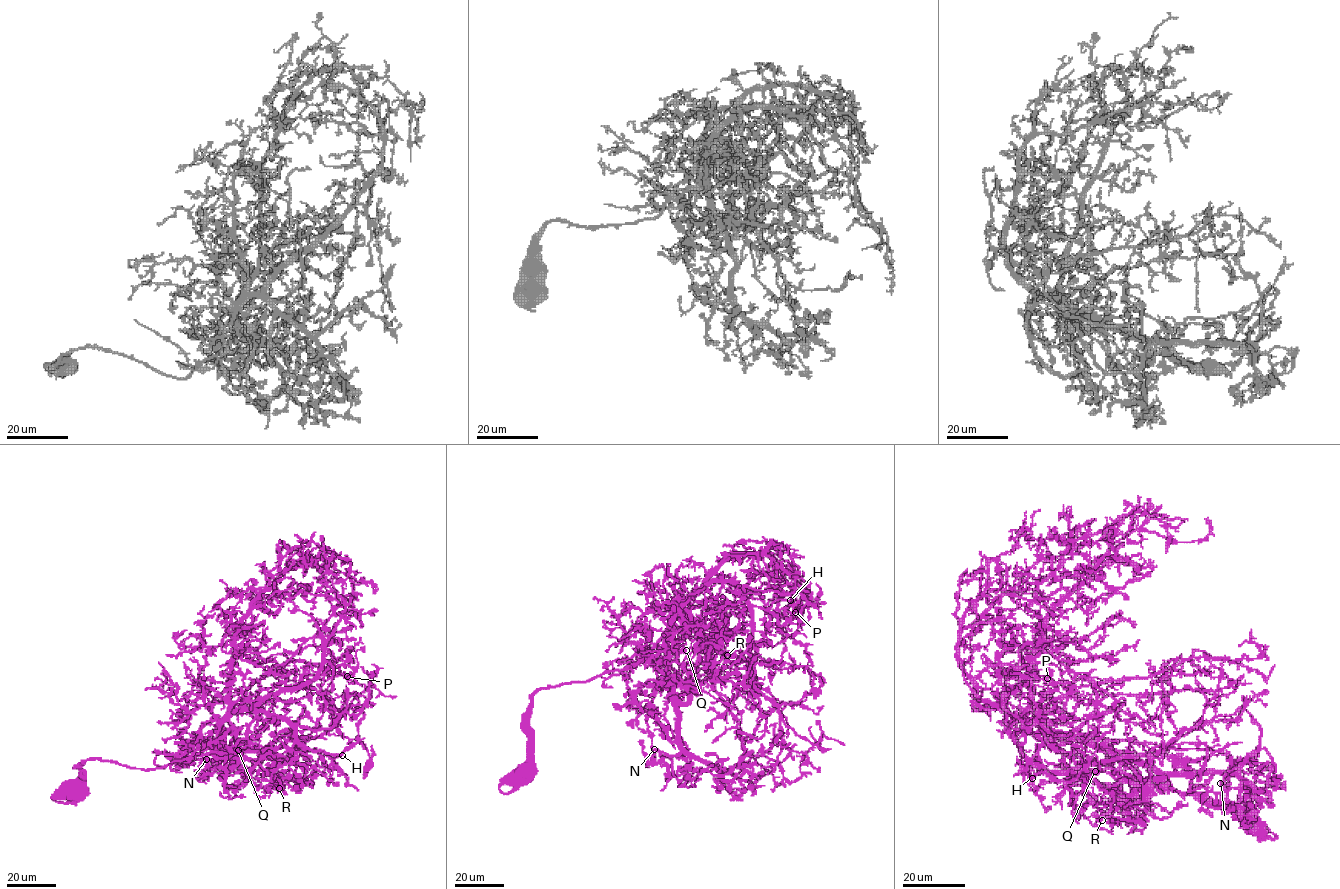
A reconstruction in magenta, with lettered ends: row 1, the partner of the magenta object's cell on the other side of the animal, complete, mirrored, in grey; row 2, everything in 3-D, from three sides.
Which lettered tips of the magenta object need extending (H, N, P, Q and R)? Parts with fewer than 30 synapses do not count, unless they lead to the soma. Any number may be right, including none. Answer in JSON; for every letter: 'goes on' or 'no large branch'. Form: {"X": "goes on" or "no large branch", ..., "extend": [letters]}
{"H": "no large branch", "N": "no large branch", "P": "no large branch", "Q": "no large branch", "R": "no large branch", "extend": []}

